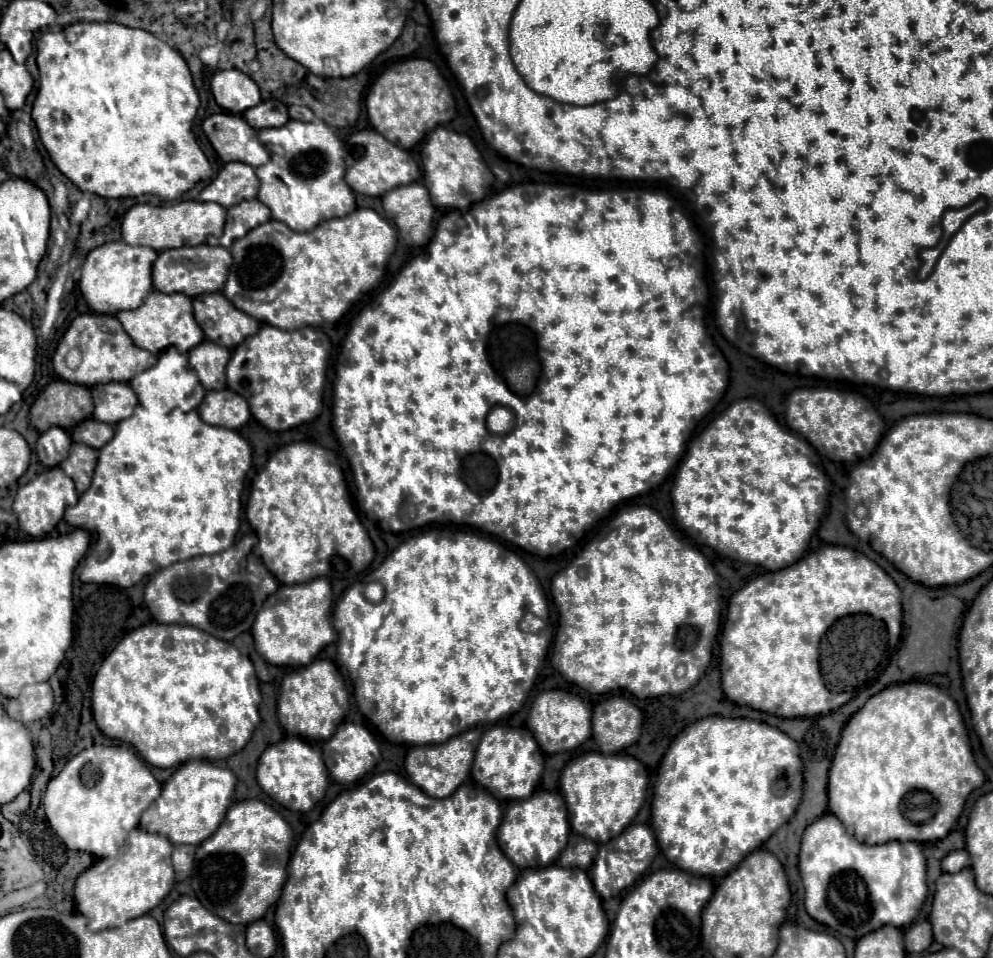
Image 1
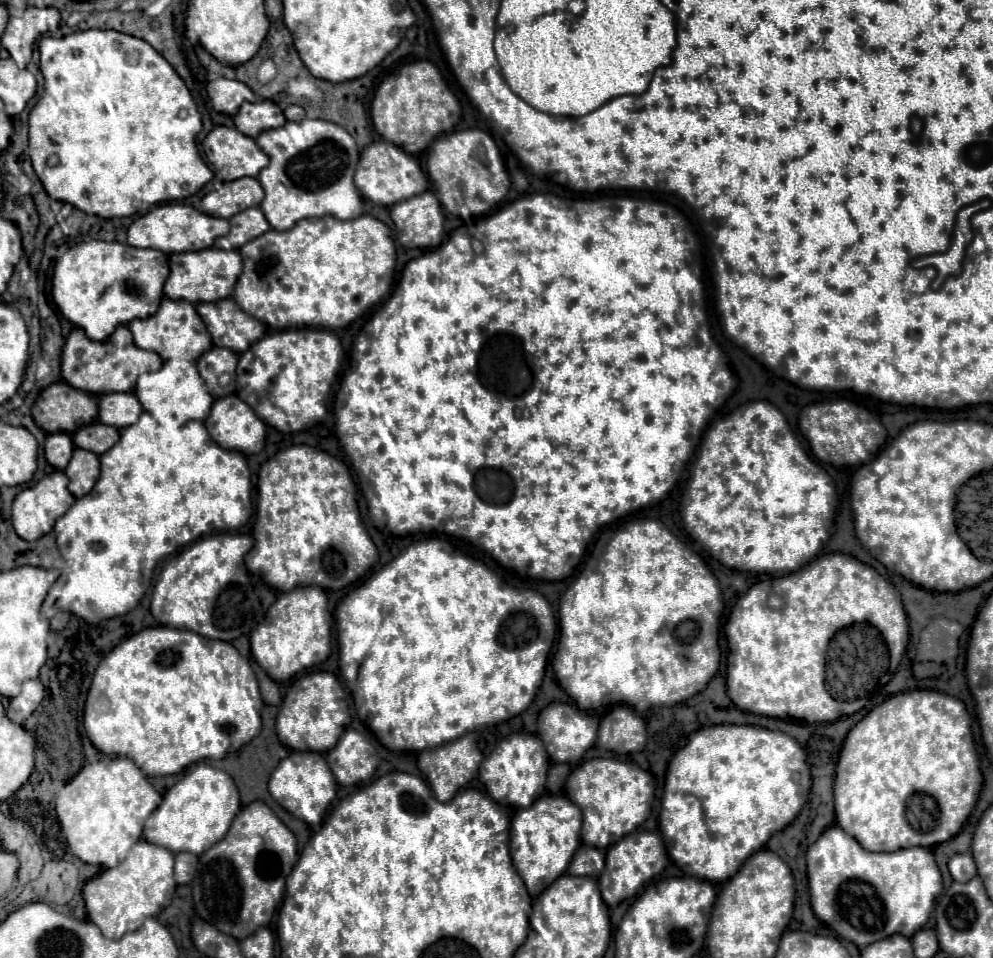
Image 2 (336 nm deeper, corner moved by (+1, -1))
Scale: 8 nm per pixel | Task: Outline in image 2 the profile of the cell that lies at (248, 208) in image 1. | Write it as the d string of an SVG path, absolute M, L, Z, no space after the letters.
M260 208L242 210L234 218L230 218L230 234L226 238L218 238L214 242L214 246L222 248L222 250L224 250L224 246L236 250L236 248L244 246L246 242L262 236L268 230L270 230L270 224L264 218Z

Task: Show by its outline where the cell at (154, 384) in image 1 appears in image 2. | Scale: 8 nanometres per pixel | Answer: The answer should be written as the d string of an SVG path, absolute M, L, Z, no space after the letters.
M166 360L158 372L142 374L134 392L142 404L142 412L152 414L154 420L158 420L158 426L166 432L182 428L186 422L204 424L206 414L210 414L210 406L214 402L206 384L202 382L202 376L198 374L196 364L186 360Z

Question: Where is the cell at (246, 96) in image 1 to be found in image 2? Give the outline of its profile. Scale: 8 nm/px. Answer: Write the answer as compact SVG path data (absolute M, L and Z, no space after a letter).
M218 78L206 86L210 104L216 112L234 116L244 102L256 102L256 94L238 80Z

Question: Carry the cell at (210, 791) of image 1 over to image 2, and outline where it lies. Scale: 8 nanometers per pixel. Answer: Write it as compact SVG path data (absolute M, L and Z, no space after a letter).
M198 762L191 765L184 778L164 794L162 804L144 824L144 838L174 854L192 852L200 856L226 836L226 830L238 810L240 794L234 780L224 770Z

